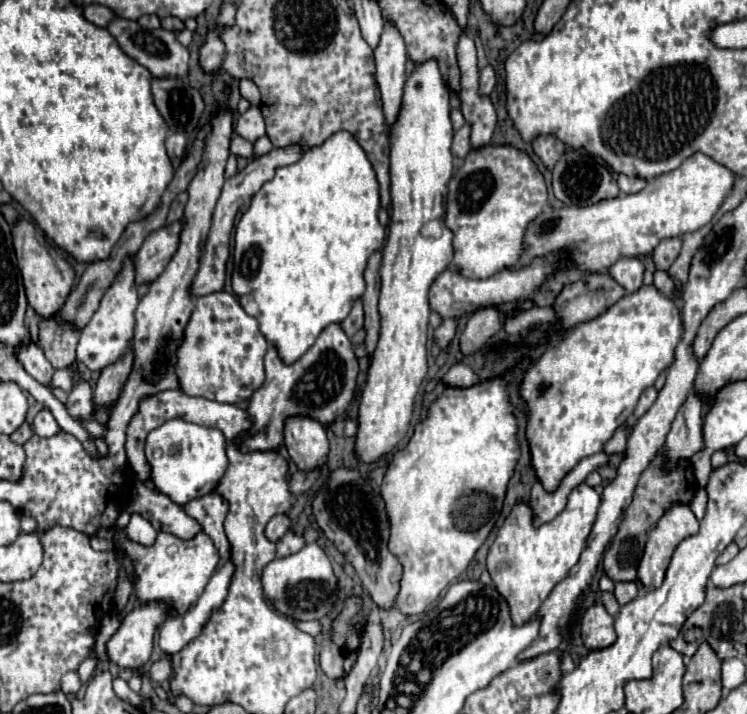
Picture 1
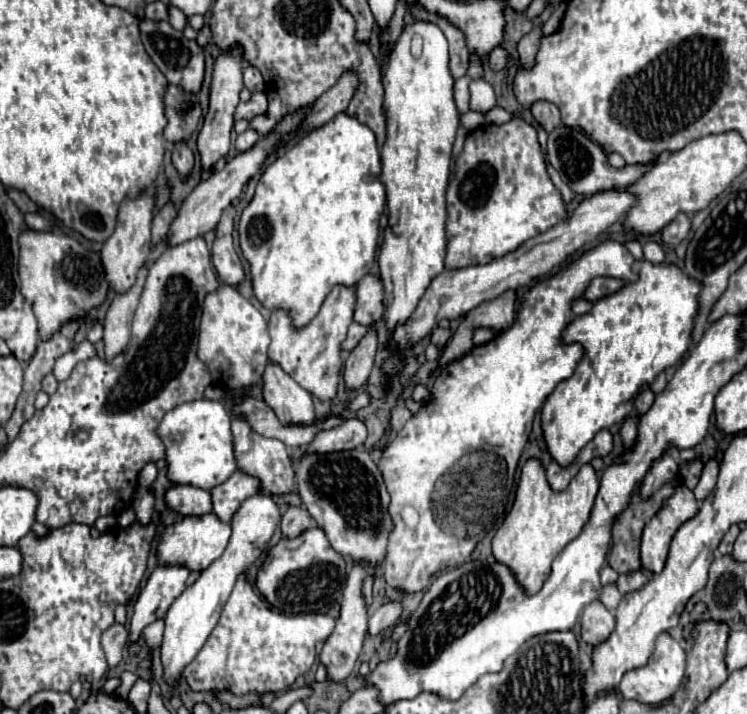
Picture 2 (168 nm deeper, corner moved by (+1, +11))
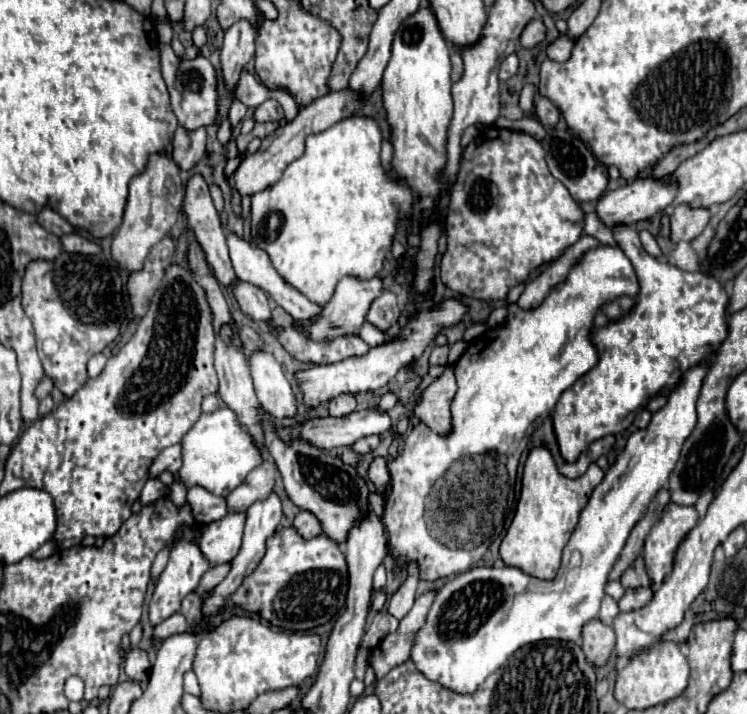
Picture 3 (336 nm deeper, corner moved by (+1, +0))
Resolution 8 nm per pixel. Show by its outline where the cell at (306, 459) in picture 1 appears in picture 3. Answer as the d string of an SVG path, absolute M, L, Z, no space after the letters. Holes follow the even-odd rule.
M265 350L251 352L249 370L259 404L267 408L267 412L271 412L271 416L277 420L295 416L297 412L295 392L281 370L281 364L273 358L273 354Z

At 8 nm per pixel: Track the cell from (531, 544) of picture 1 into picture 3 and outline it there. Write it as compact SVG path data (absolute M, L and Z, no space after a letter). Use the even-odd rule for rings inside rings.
M533 448L525 460L523 488L515 518L501 542L503 562L507 566L517 566L535 578L553 580L561 564L567 536L575 530L575 520L579 520L583 504L587 504L593 488L603 480L603 476L605 472L597 464L591 464L583 476L575 480L565 478L547 448Z

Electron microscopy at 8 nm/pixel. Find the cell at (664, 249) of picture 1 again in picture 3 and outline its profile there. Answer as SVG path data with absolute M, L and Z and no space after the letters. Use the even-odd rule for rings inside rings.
M689 204L675 206L671 216L671 240L675 244L683 240L691 242L703 232L709 218L711 218L709 208L693 208Z

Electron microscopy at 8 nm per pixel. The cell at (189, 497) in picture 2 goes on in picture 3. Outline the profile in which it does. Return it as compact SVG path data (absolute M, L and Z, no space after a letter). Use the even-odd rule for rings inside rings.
M193 486L187 492L187 502L193 508L193 516L199 524L211 524L215 520L221 520L223 516L227 516L227 502L221 496L215 496L211 492L207 492L201 486Z

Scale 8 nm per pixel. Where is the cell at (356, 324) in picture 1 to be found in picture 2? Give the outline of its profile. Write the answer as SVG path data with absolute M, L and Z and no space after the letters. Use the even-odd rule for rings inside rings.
M367 275L355 285L355 315L361 325L373 325L383 315L383 285L377 275Z

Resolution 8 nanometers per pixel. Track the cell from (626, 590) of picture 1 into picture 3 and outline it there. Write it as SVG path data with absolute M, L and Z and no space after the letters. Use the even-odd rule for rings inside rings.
M629 588L629 590L625 590L625 596L619 600L619 610L623 610L623 612L639 610L651 598L653 598L653 590L651 588L633 588L633 590Z

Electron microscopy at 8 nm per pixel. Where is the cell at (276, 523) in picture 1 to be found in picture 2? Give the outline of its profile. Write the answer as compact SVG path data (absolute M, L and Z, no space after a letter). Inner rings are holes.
M253 495L241 503L241 507L237 509L237 513L231 519L233 533L231 533L231 539L229 539L225 553L219 559L215 559L199 575L199 579L173 601L173 605L169 607L169 611L165 615L165 635L163 635L163 643L161 643L161 661L165 667L167 681L177 683L183 667L203 647L203 643L211 635L215 623L219 621L223 605L227 603L239 573L247 571L259 559L259 555L267 549L267 543L271 541L279 521L281 521L279 507L275 505L273 497L269 497L269 495Z

